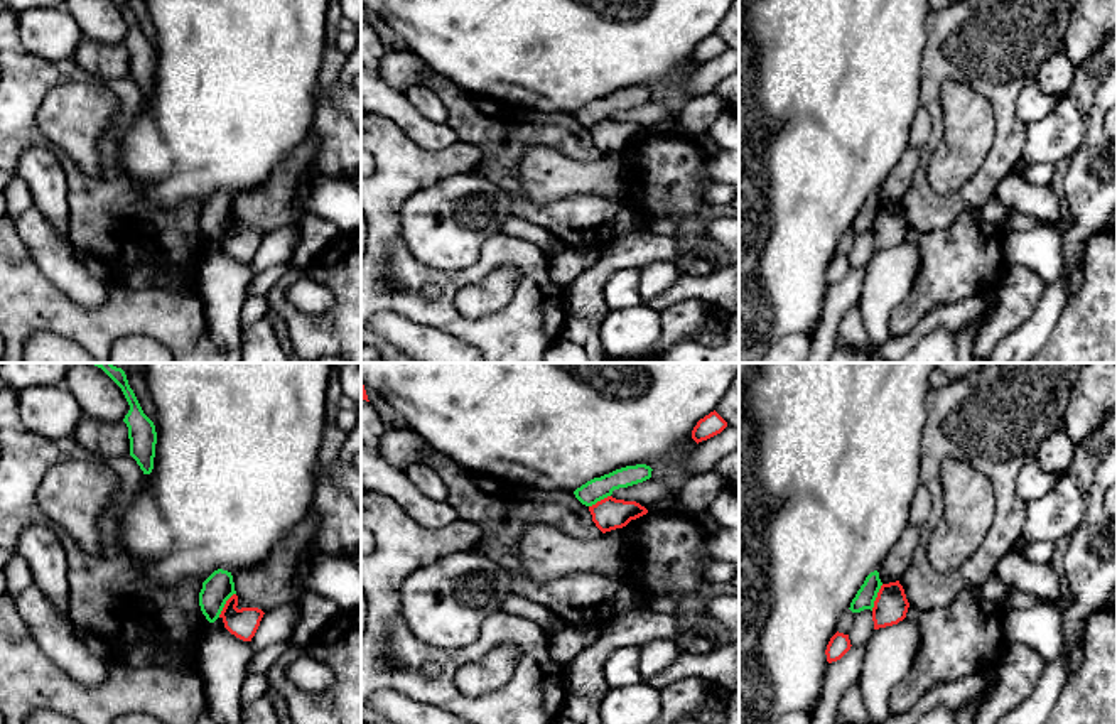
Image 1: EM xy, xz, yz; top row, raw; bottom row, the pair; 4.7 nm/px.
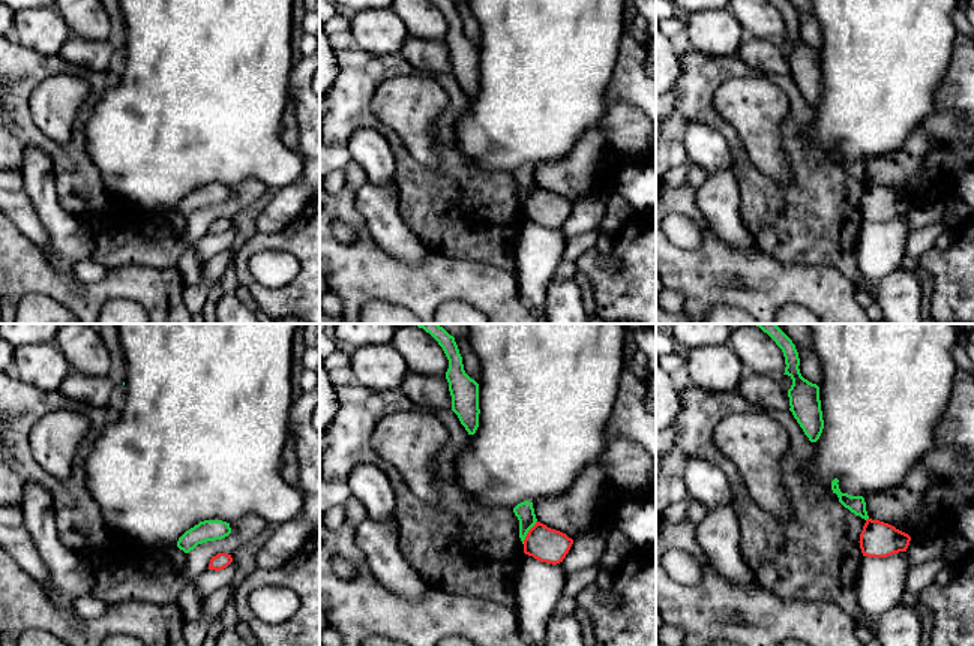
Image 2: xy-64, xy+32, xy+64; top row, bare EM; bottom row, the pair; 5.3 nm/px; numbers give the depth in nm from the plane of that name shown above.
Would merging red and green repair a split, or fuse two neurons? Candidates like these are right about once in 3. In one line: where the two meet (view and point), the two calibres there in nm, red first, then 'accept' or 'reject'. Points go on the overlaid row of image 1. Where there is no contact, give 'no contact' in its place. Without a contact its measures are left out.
contact yz (876, 598); calibres 160 and 100 nm; reject

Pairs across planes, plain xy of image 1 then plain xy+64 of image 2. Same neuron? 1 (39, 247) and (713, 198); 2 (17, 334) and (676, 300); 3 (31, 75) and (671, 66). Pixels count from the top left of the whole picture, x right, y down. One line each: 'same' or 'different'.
1: same
2: different
3: different

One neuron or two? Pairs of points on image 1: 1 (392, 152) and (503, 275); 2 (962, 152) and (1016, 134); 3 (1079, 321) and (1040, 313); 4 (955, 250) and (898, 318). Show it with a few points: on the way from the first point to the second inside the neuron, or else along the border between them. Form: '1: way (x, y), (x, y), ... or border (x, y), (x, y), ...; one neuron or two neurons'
1: border (522, 274), (510, 265), (500, 265), (463, 287); two neurons
2: border (989, 103), (994, 113), (994, 140), (986, 157); two neurons
3: border (1070, 299), (1043, 345); two neurons
4: way (952, 267), (915, 304); one neuron

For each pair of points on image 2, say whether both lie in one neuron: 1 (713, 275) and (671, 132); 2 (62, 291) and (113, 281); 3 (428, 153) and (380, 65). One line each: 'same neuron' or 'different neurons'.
1: different neurons
2: same neuron
3: different neurons

